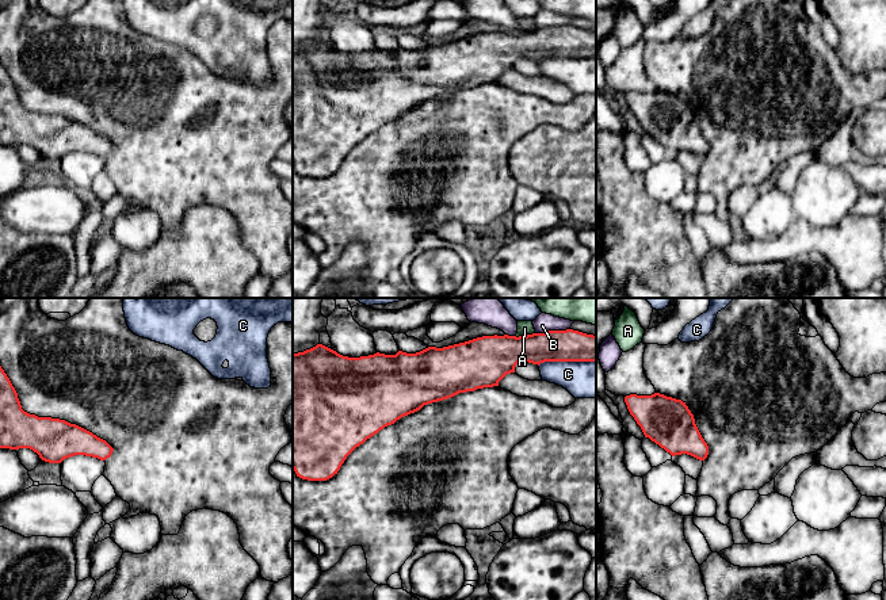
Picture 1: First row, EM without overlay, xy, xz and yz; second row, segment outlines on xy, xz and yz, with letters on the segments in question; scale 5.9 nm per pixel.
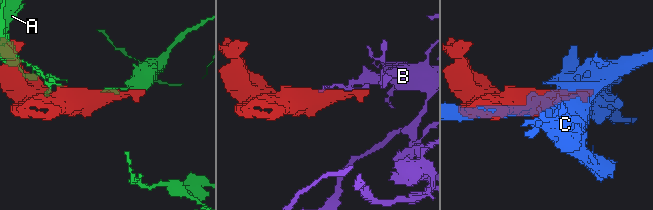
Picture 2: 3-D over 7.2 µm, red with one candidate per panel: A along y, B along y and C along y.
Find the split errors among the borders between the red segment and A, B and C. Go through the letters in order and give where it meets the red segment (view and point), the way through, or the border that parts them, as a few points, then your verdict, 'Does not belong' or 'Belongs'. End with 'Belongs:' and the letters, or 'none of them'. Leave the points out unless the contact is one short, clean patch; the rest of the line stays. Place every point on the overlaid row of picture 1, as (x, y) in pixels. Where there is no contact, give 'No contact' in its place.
A: Touches red at xz (524, 336). Does not belong
B: Touches red at xz (552, 331). Does not belong
C: Touches red at xz (566, 360). Does not belong
Belongs: none of them

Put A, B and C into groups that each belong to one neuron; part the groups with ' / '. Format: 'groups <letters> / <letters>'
groups A / B / C

